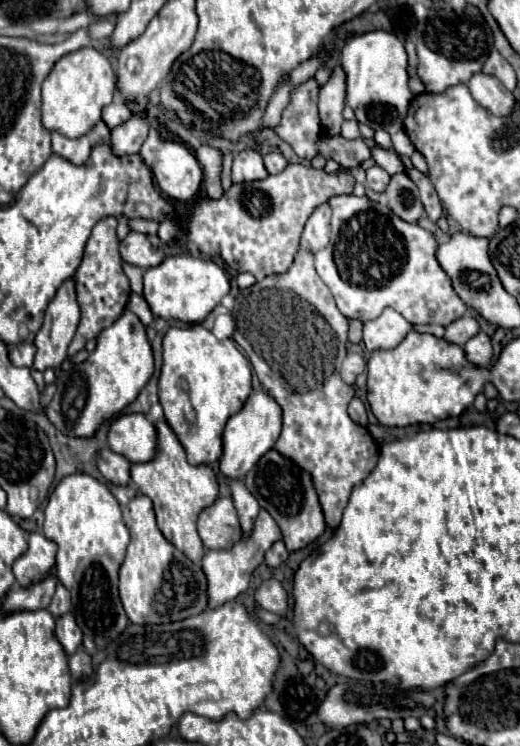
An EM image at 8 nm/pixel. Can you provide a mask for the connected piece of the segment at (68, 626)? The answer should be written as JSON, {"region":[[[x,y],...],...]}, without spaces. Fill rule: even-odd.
{"region":[[[65,613],[61,617],[55,619],[57,623],[57,629],[55,629],[55,635],[59,639],[59,643],[63,645],[63,649],[67,651],[67,655],[75,653],[75,649],[81,645],[81,629],[77,627],[77,623],[73,621],[73,615],[71,613]]]}

